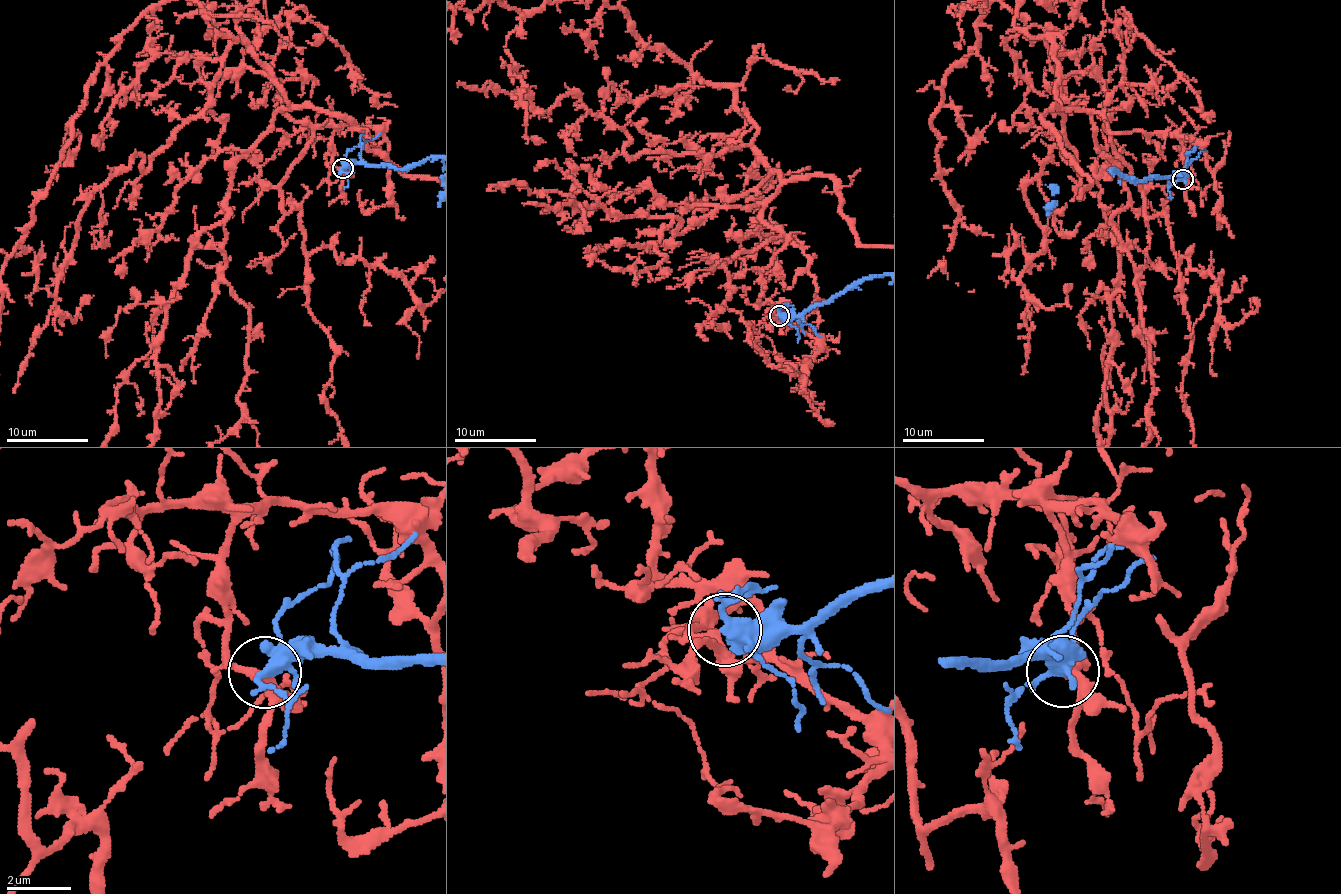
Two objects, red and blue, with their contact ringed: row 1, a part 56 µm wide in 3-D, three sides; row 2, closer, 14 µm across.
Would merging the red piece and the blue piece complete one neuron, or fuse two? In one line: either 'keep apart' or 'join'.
keep apart

